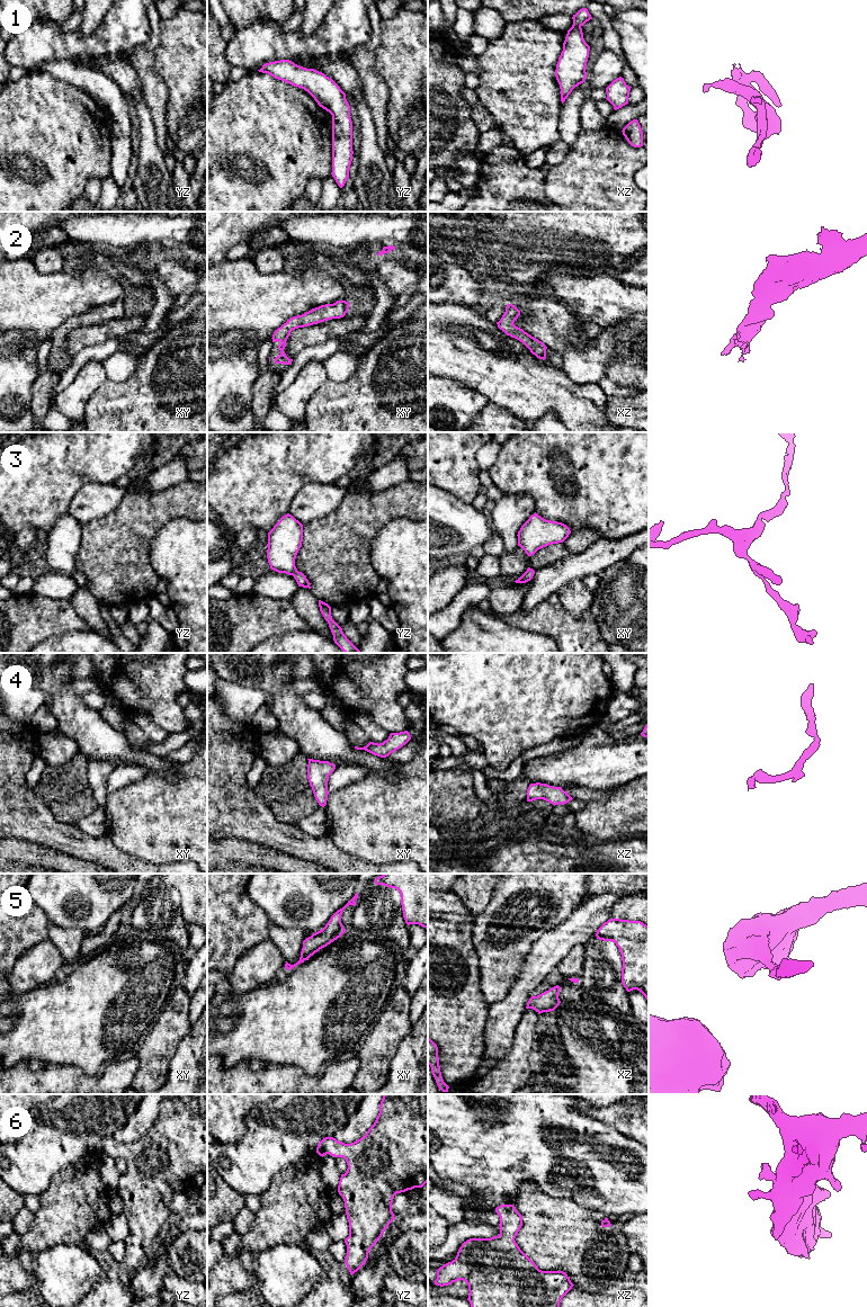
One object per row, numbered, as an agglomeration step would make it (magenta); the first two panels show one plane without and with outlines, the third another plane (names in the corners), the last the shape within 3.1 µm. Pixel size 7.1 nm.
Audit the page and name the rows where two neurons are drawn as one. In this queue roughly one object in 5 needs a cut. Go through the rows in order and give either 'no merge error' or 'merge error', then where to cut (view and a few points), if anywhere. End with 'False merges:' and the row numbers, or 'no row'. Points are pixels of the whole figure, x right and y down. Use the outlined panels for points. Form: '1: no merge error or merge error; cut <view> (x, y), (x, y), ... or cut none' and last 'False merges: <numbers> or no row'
1: no merge error; cut none
2: no merge error; cut none
3: no merge error; cut none
4: no merge error; cut none
5: no merge error; cut none
6: no merge error; cut none
False merges: no row

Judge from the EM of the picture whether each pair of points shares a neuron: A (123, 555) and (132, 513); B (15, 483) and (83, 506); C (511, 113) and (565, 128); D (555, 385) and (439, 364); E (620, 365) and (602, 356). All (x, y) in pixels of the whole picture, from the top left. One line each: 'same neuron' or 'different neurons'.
A: same neuron
B: different neurons
C: different neurons
D: same neuron
E: different neurons

